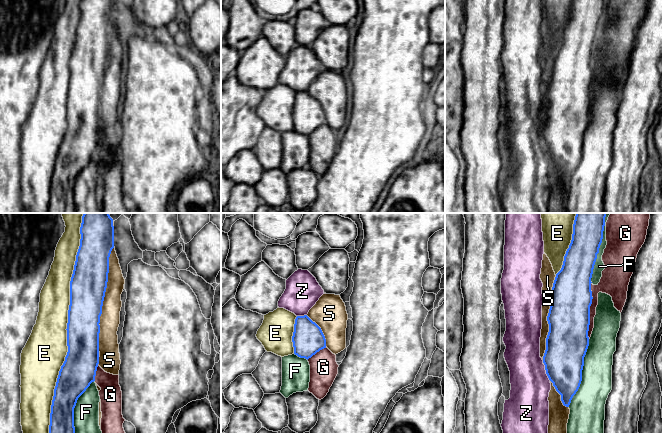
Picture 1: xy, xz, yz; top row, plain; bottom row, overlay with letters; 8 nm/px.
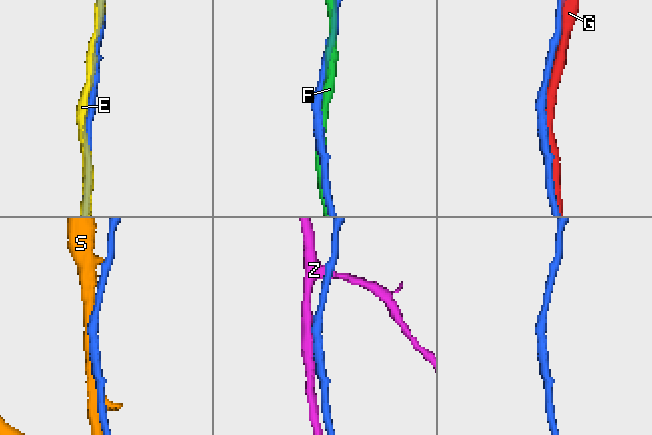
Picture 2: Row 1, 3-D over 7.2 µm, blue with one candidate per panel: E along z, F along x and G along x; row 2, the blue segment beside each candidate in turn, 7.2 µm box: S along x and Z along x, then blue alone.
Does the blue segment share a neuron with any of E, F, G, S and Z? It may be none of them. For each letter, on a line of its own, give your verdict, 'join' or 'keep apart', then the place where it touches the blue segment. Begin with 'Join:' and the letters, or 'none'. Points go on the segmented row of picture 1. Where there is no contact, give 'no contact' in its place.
Join: none
E: keep apart; meets blue in xy at (67, 323)
F: keep apart; meets blue in yz at (599, 247)
G: keep apart; meets blue in yz at (589, 310)
S: keep apart; meets blue in xy at (103, 299)
Z: keep apart; meets blue in yz at (546, 372)

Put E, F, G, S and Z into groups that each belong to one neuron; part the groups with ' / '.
E / F / G / S / Z

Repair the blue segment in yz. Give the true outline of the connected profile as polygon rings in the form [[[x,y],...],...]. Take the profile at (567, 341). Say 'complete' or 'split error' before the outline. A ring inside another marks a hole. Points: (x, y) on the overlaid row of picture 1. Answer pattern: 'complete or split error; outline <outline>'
complete; outline [[[576,213],[572,240],[552,287],[551,306],[547,316],[549,332],[543,363],[549,380],[566,407],[569,407],[582,381],[584,357],[589,346],[590,306],[593,299],[591,278],[603,239],[605,217],[606,213]]]

